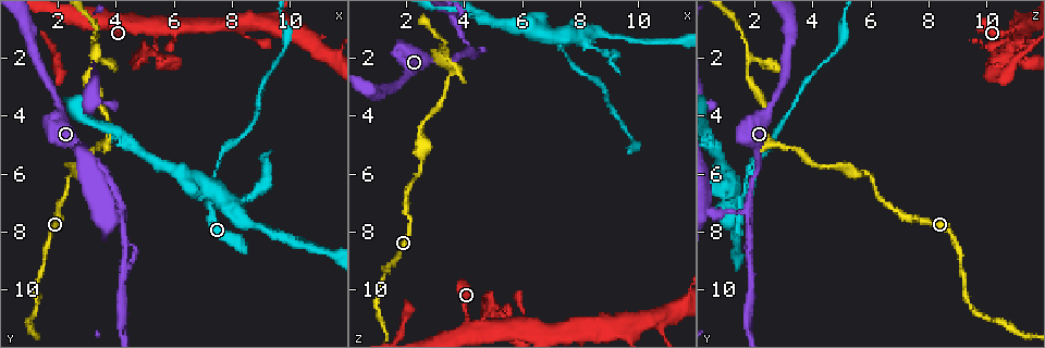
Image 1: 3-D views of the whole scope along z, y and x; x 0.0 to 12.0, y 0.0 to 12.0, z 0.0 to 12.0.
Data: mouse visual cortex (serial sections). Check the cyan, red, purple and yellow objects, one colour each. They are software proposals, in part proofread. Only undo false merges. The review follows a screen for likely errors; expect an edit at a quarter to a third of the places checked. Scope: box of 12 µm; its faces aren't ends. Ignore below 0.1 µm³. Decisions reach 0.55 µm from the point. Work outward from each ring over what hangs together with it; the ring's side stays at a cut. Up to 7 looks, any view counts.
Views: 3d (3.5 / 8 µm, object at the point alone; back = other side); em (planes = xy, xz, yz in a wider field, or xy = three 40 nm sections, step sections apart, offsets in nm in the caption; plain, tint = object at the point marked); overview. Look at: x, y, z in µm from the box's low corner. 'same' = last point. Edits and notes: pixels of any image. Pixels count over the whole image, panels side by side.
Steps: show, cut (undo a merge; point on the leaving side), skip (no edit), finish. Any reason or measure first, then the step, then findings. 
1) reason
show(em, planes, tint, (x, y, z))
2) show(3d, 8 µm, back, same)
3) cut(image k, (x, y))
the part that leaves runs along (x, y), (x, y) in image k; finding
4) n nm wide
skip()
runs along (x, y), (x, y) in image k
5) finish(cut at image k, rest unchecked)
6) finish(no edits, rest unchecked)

side arm on a straight run
show(3d, 8 µm, back, (4.3, 7.2, 1.7))

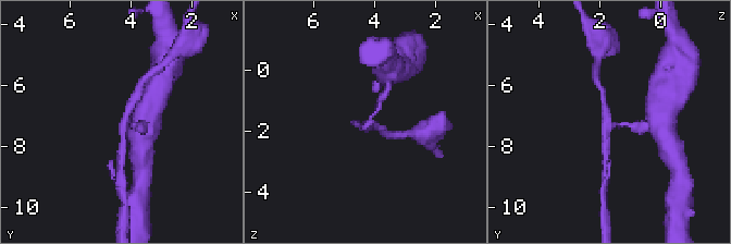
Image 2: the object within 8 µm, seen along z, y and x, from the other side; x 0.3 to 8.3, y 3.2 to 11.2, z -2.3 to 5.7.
3 arms; arms of 200, 200, 250 nm; need the tissue
show(em, xy, step 2, tint, (4.2, 7.2, 1.8))

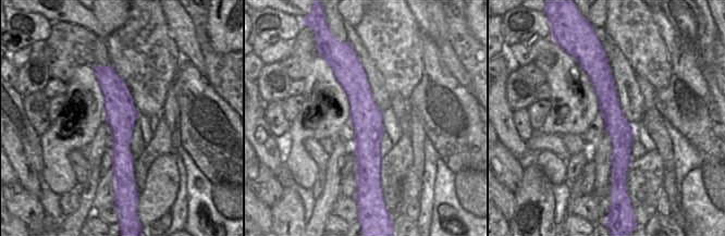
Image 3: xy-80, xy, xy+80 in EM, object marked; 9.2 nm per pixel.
skip()
runs along (357, 62), (368, 165), (375, 175) in image 3; one cell here

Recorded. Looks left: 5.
four-way junction
show(3d, 3.5 µm, (7.4, 6.7, 1.4))

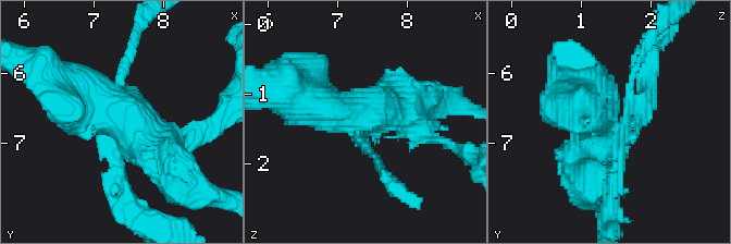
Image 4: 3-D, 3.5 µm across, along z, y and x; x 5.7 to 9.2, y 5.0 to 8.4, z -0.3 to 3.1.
show(em, xy, step 2, tint, (7.35, 6.70, 1.30))

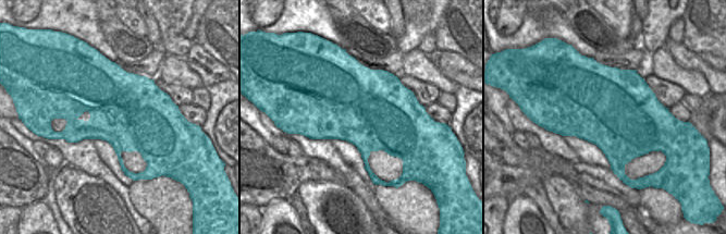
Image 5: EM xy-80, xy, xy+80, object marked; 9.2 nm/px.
another direction
show(em, planes, tint, same)

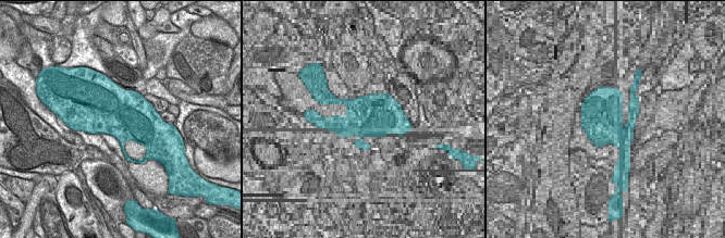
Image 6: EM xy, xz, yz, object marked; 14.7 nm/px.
4 arms
cut(image 4, (363, 104))
the part that leaves runs along (618, 148), (591, 84) in image 4; a second cell is stuck on

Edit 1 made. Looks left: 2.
finish(cut at image 4, rest unchecked)

